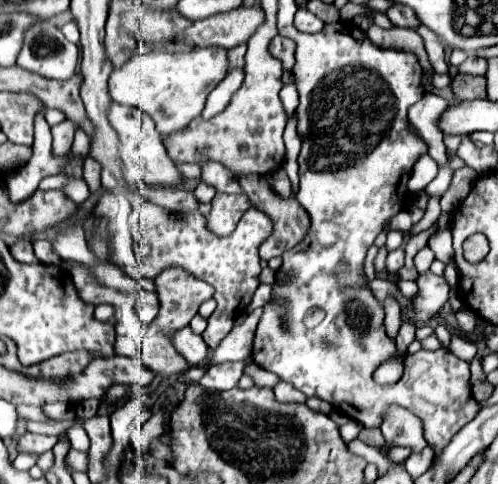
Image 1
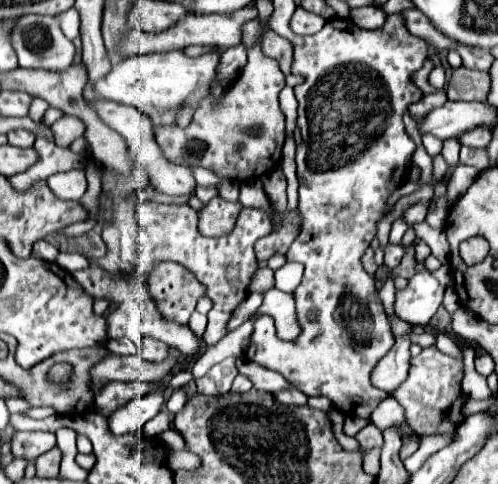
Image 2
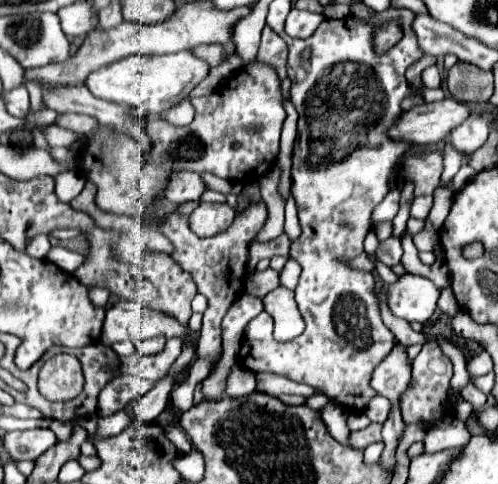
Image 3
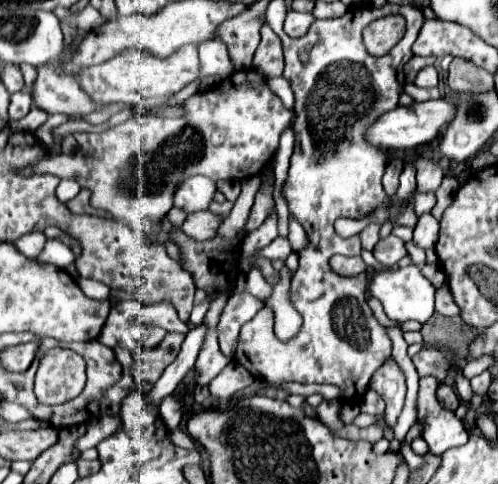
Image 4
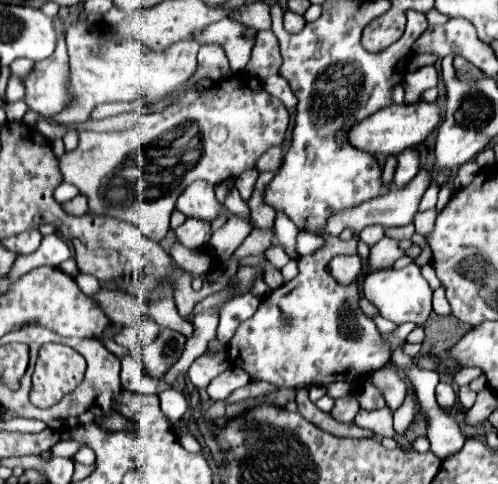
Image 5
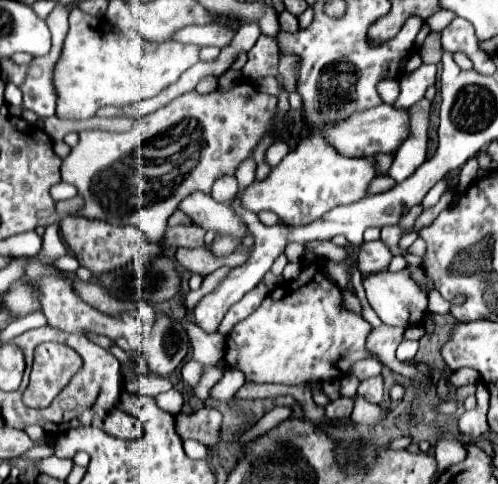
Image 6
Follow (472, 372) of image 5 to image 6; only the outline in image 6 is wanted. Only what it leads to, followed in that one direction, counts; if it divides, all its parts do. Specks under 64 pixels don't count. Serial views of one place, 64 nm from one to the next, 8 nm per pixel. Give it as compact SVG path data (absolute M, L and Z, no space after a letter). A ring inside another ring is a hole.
M460 368L460 370L454 370L448 378L448 382L452 386L464 386L464 384L478 384L480 380L480 374L472 368Z

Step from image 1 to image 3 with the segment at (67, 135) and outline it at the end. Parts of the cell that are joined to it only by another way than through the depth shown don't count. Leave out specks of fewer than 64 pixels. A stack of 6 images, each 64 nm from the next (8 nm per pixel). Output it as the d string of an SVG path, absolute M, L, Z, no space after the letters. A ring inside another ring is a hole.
M62 114L58 116L58 126L62 128L72 128L74 132L88 134L98 126L98 120L94 116L84 116L84 114Z

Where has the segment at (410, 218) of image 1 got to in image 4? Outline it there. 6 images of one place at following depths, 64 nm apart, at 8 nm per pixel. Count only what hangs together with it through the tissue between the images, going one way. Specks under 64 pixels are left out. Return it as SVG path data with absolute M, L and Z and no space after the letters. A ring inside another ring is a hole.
M418 192L416 196L414 196L414 210L416 210L416 214L420 216L420 214L424 214L424 212L430 212L432 208L434 208L434 204L436 204L436 196L434 196L434 192Z

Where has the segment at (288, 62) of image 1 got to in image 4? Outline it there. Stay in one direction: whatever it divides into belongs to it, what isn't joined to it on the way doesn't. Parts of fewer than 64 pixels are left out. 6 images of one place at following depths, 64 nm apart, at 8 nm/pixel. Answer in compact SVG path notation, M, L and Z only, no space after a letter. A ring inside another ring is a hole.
M264 24L262 30L262 40L260 40L260 46L256 48L256 54L254 54L254 60L252 60L252 68L268 78L274 78L274 76L282 76L282 70L284 70L284 56L282 56L282 44L280 44L280 38Z

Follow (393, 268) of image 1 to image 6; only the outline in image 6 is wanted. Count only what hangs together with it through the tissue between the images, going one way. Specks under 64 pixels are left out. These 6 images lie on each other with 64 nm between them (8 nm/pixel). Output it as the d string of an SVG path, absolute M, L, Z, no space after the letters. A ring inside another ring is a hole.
M374 240L374 242L364 242L356 254L354 254L354 262L356 262L356 268L362 272L362 274L374 274L374 272L382 272L388 268L392 260L392 254L390 250L380 242L380 240Z

